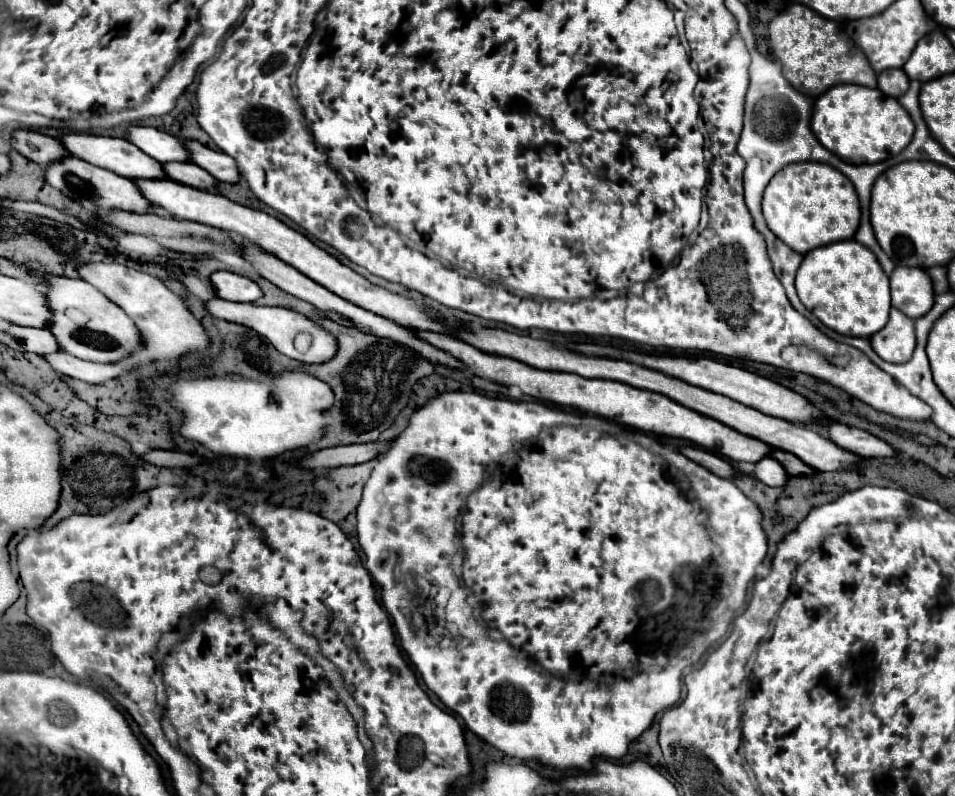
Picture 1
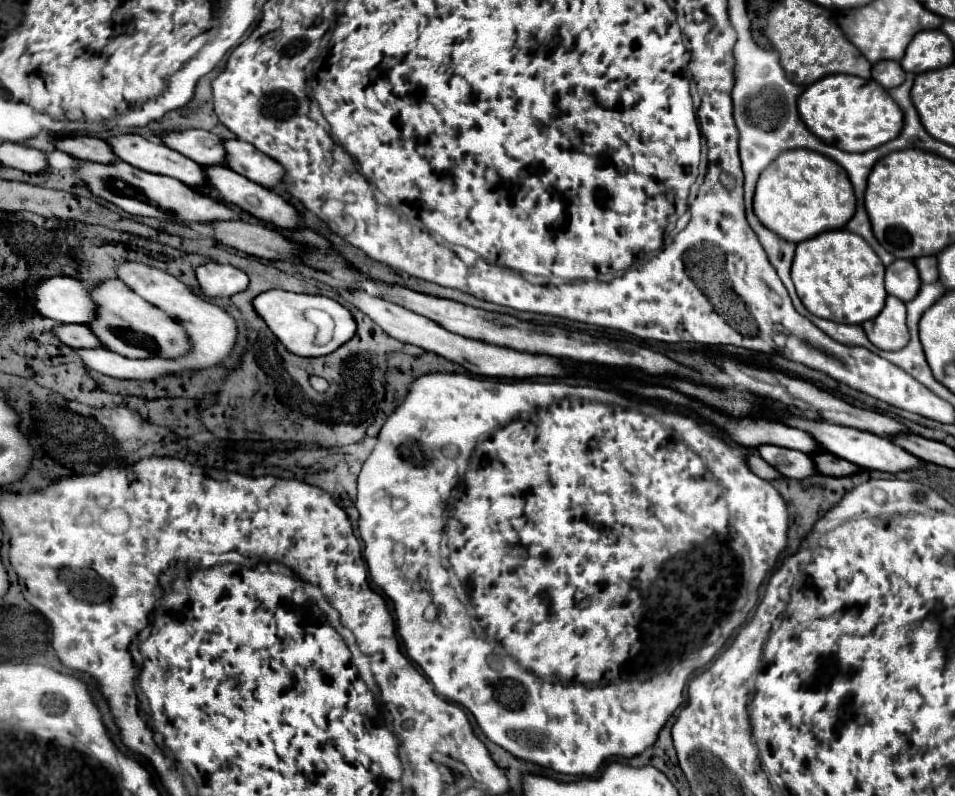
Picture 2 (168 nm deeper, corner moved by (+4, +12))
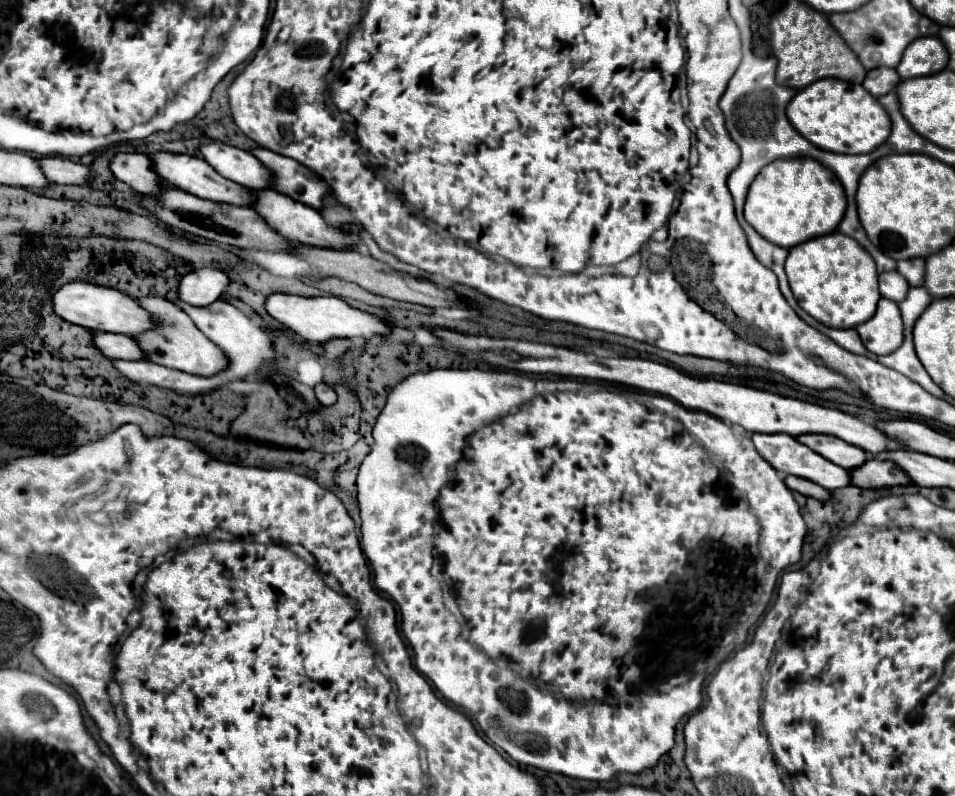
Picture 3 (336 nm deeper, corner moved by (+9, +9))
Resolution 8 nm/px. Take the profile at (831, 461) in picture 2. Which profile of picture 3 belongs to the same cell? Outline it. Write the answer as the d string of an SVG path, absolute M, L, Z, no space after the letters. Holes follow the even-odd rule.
M873 457L861 469L853 469L853 483L863 489L885 489L897 485L911 485L913 481L893 461Z

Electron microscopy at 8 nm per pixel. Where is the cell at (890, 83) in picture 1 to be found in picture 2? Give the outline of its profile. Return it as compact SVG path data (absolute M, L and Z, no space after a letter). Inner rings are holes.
M882 60L882 62L872 66L872 78L878 84L882 84L886 90L902 84L904 82L904 74L906 72L902 70L902 66L898 62L894 62L894 60Z

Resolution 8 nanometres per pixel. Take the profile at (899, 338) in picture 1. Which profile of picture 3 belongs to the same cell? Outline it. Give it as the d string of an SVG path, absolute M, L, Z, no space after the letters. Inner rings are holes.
M879 299L875 315L857 327L863 345L875 355L889 355L903 343L903 323L897 303Z

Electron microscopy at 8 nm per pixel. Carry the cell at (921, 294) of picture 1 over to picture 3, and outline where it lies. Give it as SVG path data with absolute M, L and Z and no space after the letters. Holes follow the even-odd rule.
M897 271L881 273L879 275L879 291L881 291L881 297L899 303L899 301L903 301L907 297L909 283Z

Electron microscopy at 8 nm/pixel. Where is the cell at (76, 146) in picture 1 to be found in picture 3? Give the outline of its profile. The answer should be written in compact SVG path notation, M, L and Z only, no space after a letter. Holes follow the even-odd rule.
M153 153L153 167L159 173L159 177L169 183L175 185L179 189L185 189L187 193L193 193L201 199L209 199L209 201L217 201L217 203L229 203L229 205L239 205L239 207L253 207L255 203L255 195L251 189L233 183L229 179L225 179L223 175L219 175L205 159L201 157L191 157L191 155L175 155L175 153Z

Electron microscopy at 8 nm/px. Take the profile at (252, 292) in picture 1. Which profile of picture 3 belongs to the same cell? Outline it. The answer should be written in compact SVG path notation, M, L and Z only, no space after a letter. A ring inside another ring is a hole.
M193 269L179 283L179 299L193 307L205 307L217 301L229 279L225 273L215 269Z

